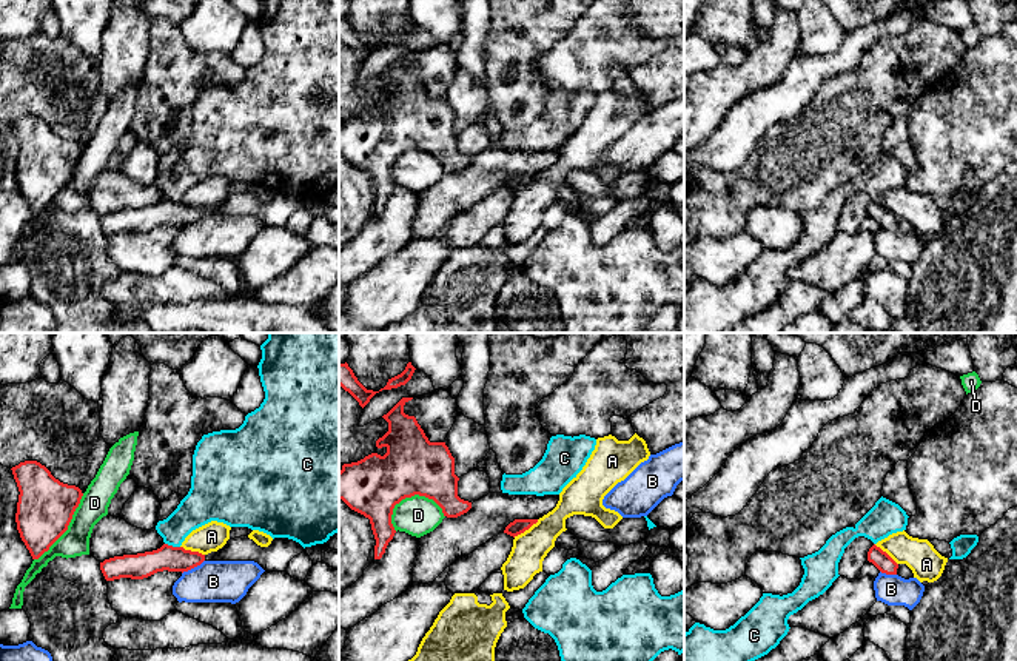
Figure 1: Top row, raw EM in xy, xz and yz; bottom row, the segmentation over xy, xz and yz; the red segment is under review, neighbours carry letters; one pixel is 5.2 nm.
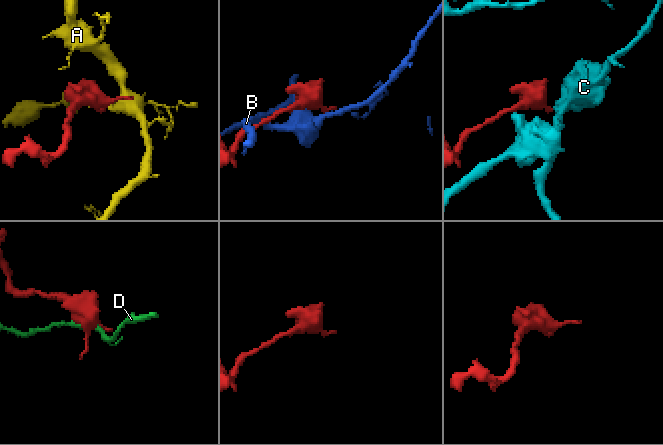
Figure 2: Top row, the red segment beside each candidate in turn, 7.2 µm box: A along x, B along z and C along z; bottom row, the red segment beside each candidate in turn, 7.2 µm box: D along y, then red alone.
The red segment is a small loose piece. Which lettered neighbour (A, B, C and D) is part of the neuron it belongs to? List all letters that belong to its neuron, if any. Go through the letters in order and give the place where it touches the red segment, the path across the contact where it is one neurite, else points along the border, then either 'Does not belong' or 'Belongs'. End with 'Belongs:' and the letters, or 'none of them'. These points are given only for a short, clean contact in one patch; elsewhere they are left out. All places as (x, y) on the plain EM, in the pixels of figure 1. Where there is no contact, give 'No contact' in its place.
A: Touches red at xz (526, 184). Does not belong
B: Touches red at xy (193, 222). Boundary: xy (204, 214), (182, 228). Does not belong
C: Touches red at xy (171, 201). Boundary: xy (165, 197), (179, 202). Does not belong
D: Touches red at xz (413, 150). Does not belong
Belongs: none of them

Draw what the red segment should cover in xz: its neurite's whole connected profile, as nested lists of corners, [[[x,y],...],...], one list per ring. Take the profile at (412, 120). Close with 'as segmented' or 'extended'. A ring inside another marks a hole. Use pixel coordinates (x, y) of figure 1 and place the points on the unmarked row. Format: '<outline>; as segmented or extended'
[[[402,52],[382,71],[388,77],[388,86],[376,96],[376,102],[385,102],[387,108],[371,108],[357,117],[344,119],[339,126],[339,154],[370,174],[376,194],[374,214],[382,213],[396,188],[391,169],[402,154],[415,149],[433,154],[447,173],[458,173],[472,163],[472,157],[458,151],[459,133],[455,129],[455,112],[445,97],[430,97],[416,72],[404,68],[404,60],[411,54]]]; as segmented

